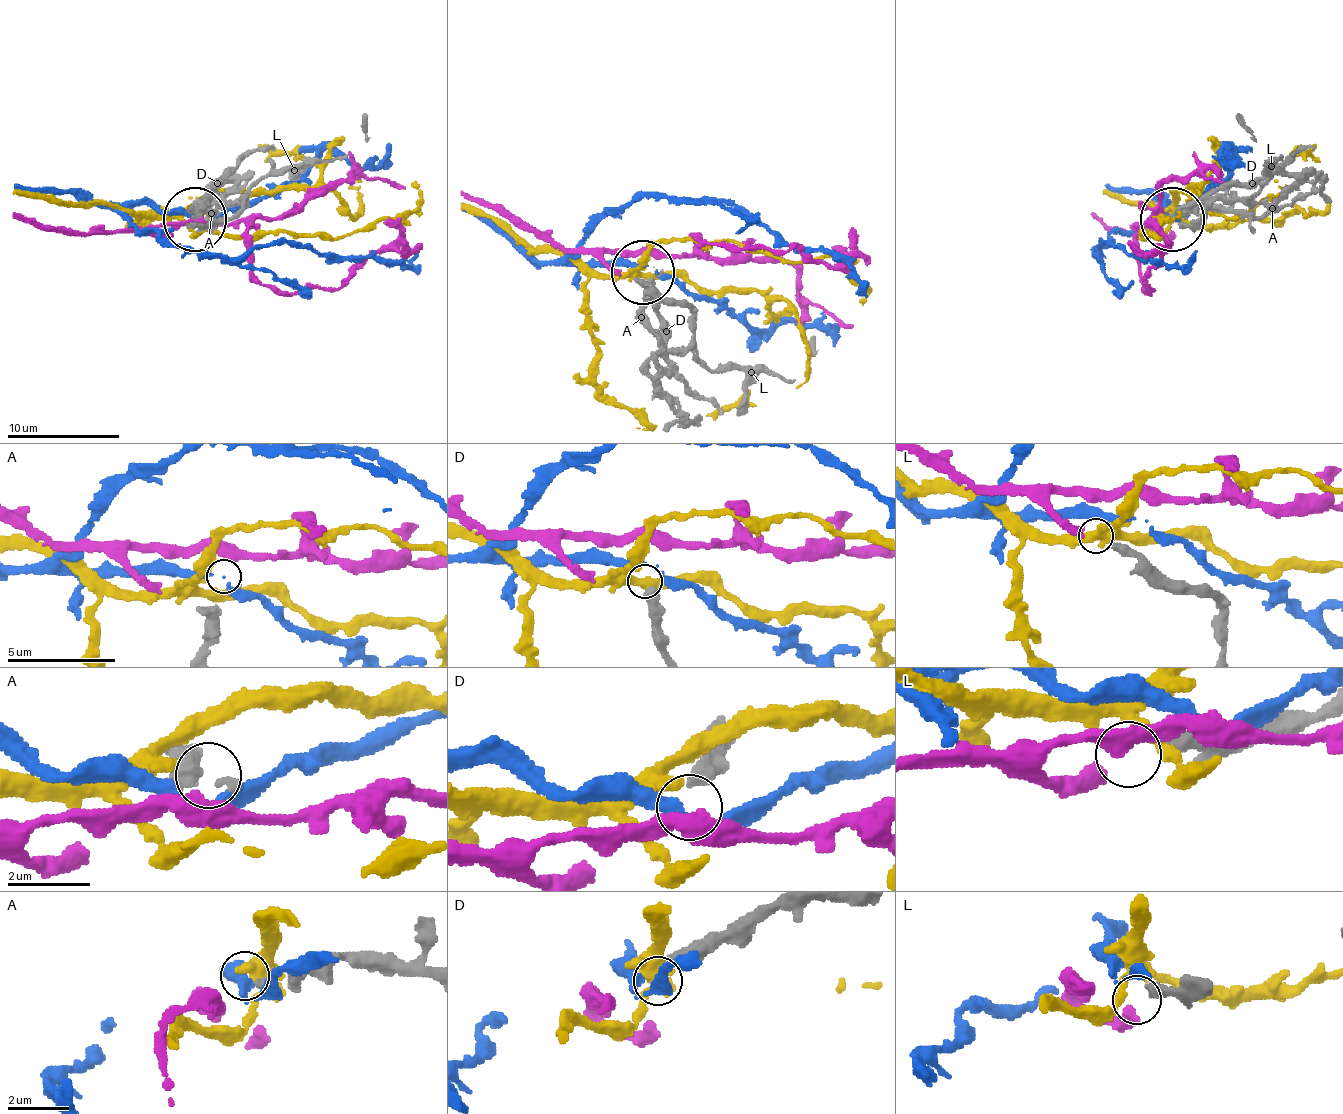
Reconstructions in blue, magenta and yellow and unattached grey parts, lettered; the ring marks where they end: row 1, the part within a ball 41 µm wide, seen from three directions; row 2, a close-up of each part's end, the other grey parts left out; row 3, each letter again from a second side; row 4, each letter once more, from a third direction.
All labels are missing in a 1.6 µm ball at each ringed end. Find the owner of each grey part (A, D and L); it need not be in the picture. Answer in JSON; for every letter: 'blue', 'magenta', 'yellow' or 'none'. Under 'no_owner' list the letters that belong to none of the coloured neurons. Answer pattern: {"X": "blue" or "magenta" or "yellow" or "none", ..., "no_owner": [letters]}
{"A": "none", "D": "blue", "L": "magenta", "no_owner": ["A"]}

